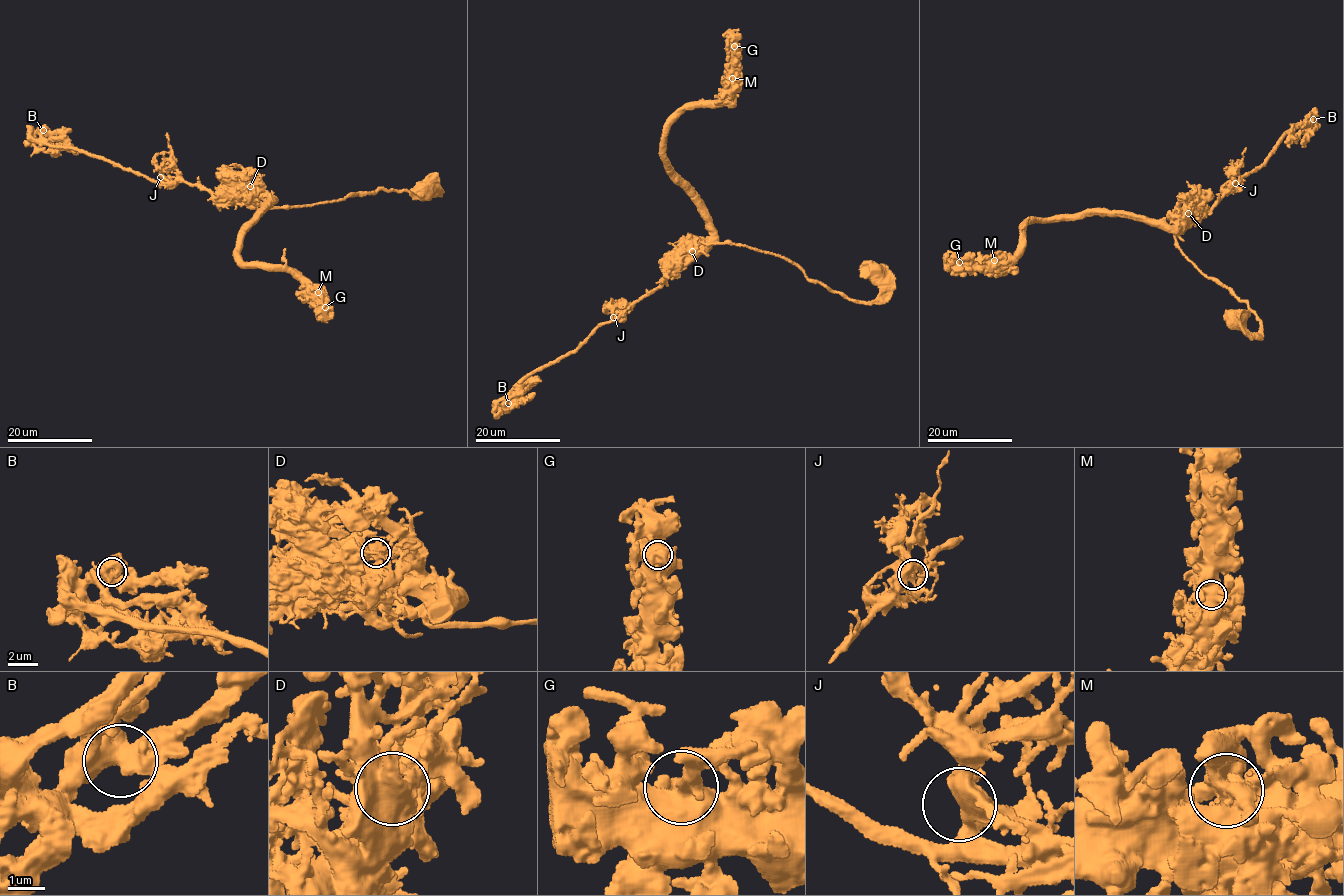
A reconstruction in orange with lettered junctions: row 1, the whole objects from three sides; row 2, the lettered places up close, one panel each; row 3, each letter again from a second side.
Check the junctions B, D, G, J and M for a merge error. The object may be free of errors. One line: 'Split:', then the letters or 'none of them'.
Split: D

